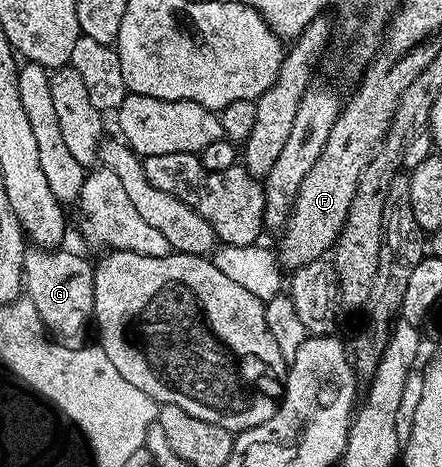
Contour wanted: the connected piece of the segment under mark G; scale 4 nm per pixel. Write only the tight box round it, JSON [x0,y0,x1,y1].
[22,246,94,349]

